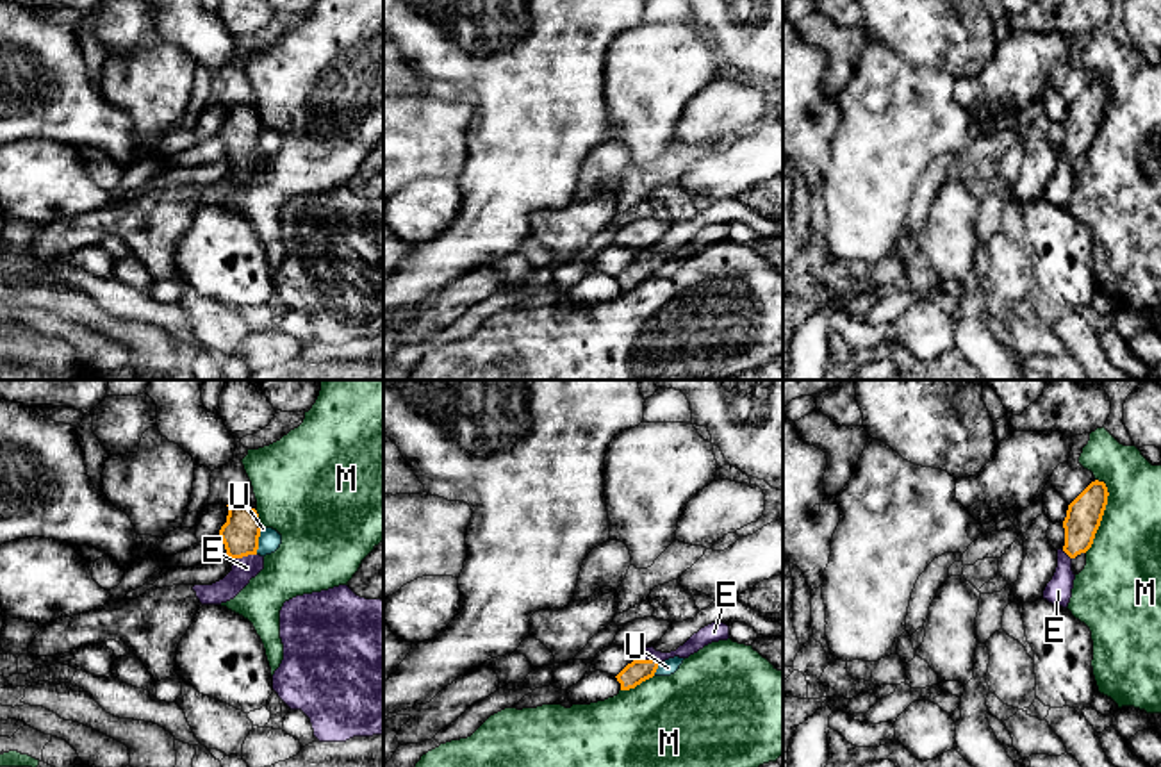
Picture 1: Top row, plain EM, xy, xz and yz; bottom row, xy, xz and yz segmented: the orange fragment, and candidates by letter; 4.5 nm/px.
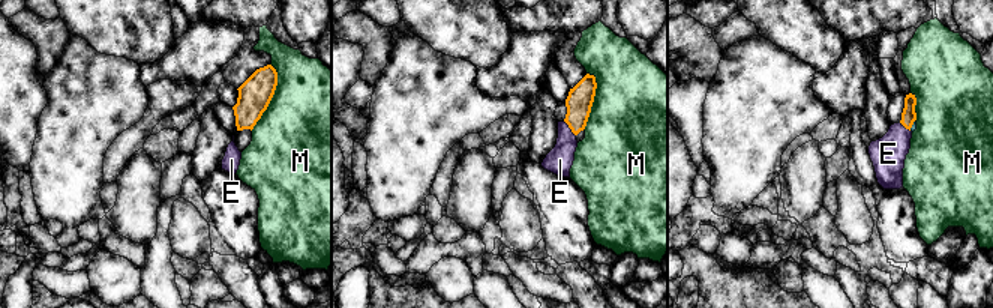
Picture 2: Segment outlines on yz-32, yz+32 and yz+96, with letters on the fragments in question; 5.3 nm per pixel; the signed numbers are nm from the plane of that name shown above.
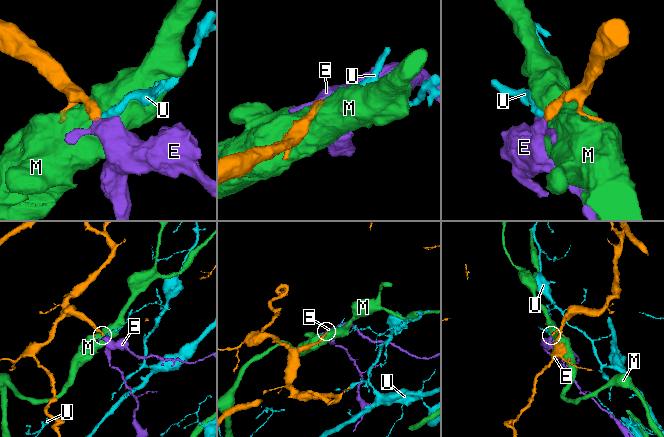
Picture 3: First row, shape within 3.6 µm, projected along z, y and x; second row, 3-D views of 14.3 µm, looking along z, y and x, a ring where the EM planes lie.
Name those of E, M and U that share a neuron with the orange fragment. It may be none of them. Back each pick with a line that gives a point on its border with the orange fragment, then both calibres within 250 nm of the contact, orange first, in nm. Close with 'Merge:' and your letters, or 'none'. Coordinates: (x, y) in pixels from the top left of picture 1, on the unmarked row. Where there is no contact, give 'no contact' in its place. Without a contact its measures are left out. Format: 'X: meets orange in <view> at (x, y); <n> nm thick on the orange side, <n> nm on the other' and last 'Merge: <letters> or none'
E: meets orange in xy at (245, 156); 170 nm thick on the orange side, 110 nm on the other
Merge: E

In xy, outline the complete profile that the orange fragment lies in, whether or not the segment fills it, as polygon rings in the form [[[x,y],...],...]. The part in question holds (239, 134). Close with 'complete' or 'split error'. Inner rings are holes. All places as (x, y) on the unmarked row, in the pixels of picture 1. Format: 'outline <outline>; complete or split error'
outline [[[244,103],[226,107],[228,116],[219,137],[234,166],[223,180],[193,187],[202,205],[221,205],[234,200],[264,169],[264,157],[257,153],[262,130],[257,111]]]; split error

